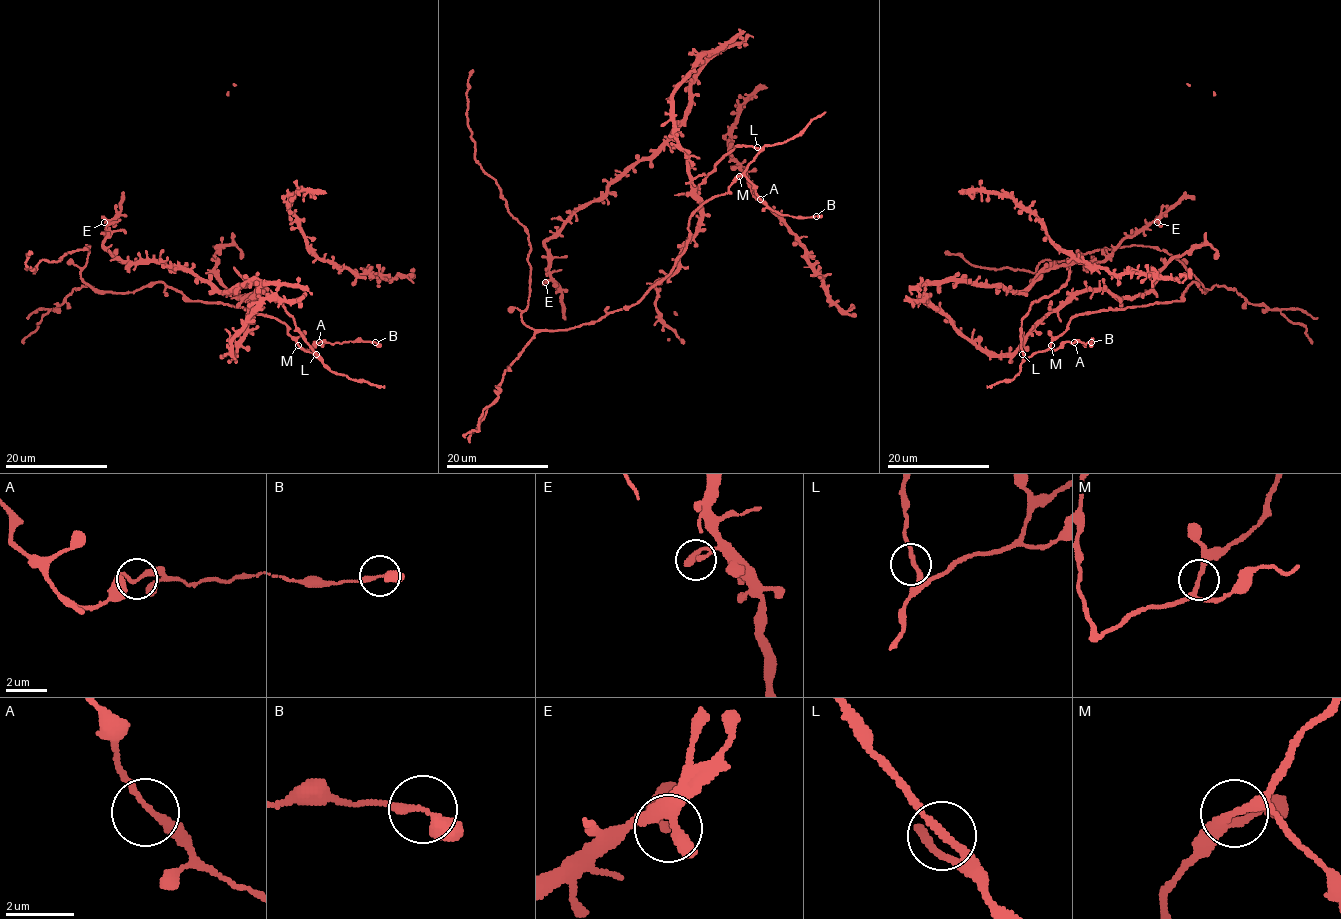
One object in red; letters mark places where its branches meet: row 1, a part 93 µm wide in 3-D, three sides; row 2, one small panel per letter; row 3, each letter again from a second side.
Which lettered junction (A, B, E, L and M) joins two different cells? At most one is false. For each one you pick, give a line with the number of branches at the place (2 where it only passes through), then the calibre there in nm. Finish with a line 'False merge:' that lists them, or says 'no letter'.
False merge: no letter

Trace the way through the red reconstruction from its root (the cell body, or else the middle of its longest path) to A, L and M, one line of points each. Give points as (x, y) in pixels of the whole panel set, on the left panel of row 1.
A: (255, 299), (259, 289), (239, 305), (282, 321), (303, 349), (319, 342)
L: (255, 299), (259, 289), (255, 289), (239, 305), (248, 312), (278, 318), (301, 348), (317, 358), (316, 354)
M: (255, 299), (259, 289), (255, 289), (239, 305), (248, 312), (267, 314), (282, 321), (298, 345)

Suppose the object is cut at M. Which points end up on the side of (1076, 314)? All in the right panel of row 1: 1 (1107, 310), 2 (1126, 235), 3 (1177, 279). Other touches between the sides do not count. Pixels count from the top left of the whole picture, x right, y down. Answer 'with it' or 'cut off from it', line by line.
1: with it
2: cut off from it
3: cut off from it

